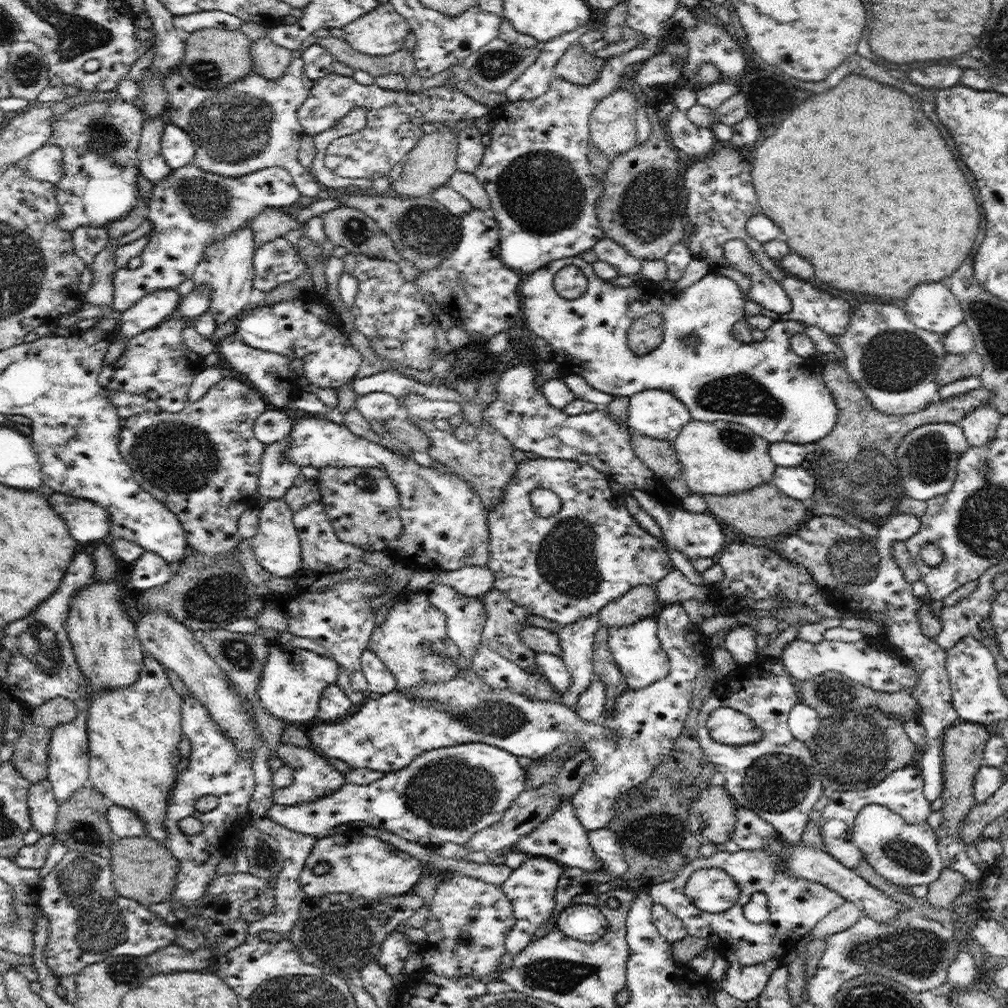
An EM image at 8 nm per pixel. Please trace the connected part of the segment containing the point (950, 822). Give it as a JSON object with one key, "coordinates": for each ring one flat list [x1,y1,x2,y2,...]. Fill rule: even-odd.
{"coordinates":[[958,720,945,729,942,737,943,752,943,789,941,798,944,806,942,810,942,822,935,830,936,839,958,835,965,823,966,817,975,805,973,791,974,777,978,769,984,764,983,752,991,734,986,726,979,723,968,723]]}

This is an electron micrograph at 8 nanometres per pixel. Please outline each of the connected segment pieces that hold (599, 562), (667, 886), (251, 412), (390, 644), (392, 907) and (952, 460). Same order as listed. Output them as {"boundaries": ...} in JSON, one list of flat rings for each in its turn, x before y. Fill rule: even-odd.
{"boundaries":[[[538,457,536,459,524,459,523,461,519,462,517,464,517,469,515,470,514,476,507,482,506,488,504,489,504,494,502,494,502,504,496,508,496,510,490,511,487,523,490,533,490,540,489,540,489,561,487,564,487,567,492,570,494,573,494,587,496,590,499,590,500,592,503,592,506,594,506,596,514,602,514,604,517,604,518,606,523,606,529,614,536,614,538,616,541,616,542,618,546,618,548,620,554,620,554,622,557,622,560,624,560,626,566,626,567,624,574,624,575,622,578,622,579,620,584,620,587,616,592,615,598,615,599,610,608,604,608,602,620,598,625,592,628,592,631,588,634,588,635,586,638,586,639,584,656,584,658,581,662,580,675,566,672,564,670,560,670,555,667,553,667,548,665,547,665,544,654,535,650,534,647,530,644,530,639,524,638,521,632,517,632,514,628,512,626,509,626,504,624,504,624,500,618,500,616,498,616,494,612,492,612,488,608,485,610,479,608,479,608,476,606,476,604,473,601,473,598,469,595,469,594,466,592,466,590,463,587,463,586,461,573,461,570,459,549,459,544,457],[535,488,546,488,552,490,559,498,560,498,560,504,562,504,562,507,560,507,560,513,556,516,551,516,550,518,542,518,540,515,536,515,534,513,534,509,532,509,532,506,530,506,530,494,532,493,532,490]],[[741,849,736,853,719,851,709,858,698,856,674,879,652,886,649,895,653,904,666,907,682,921,682,925,687,928,687,934,708,940,716,948,717,954,728,961,729,967,726,976,721,980,720,988,742,1002,757,999,768,985,774,970,784,964,783,958,795,950,798,941,806,937,832,910,842,906,845,900,820,882,792,878,784,872,780,860,764,849],[708,868,725,871,740,887,738,902,725,912,710,913,699,910,684,894,688,873],[754,893,764,893,768,897,770,916,762,924,753,924,744,917,743,908,751,901,750,896]],[[223,377,202,396,176,414,160,410,140,394,107,390,110,403,116,407,120,421,122,458,131,468,134,480,156,501,166,504,180,520,187,543,198,555,223,555,238,546,242,536,237,525,244,510,257,505,259,472,265,445,255,438,253,428,268,405,258,390,236,378]],[[427,589,409,593,384,592,395,599,395,604,388,611,386,620,372,631,368,649,387,666,395,676,395,690,409,690,425,682,446,682,456,676,459,669,455,659,448,655,445,640,447,634,447,616,437,609,427,595]],[[344,893,305,898,300,918,291,928,291,941,306,964,321,968,326,975,338,975,359,983,360,973,381,953,382,942,396,927,412,917,412,894,366,900],[400,904,404,908,400,908]],[[950,422,927,423,906,434,895,452,906,497,928,502,930,498,950,492,957,475,958,459,968,447,963,429]]]}

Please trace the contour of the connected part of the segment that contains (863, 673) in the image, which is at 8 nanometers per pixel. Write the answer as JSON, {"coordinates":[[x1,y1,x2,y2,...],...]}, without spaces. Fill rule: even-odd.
{"coordinates":[[796,638,784,648,781,659,786,672,797,682,814,680,823,672,835,671,874,690,892,693,907,688,912,693,919,679,910,661,890,654,887,646,880,646,878,650,872,648,866,639,857,643,824,640,813,644]]}

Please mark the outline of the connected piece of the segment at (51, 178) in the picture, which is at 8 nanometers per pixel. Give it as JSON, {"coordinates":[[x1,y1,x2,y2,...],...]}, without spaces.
{"coordinates":[[46,144,38,148,23,161,25,175,55,185,64,178,65,167,62,155,62,149,55,144]]}

